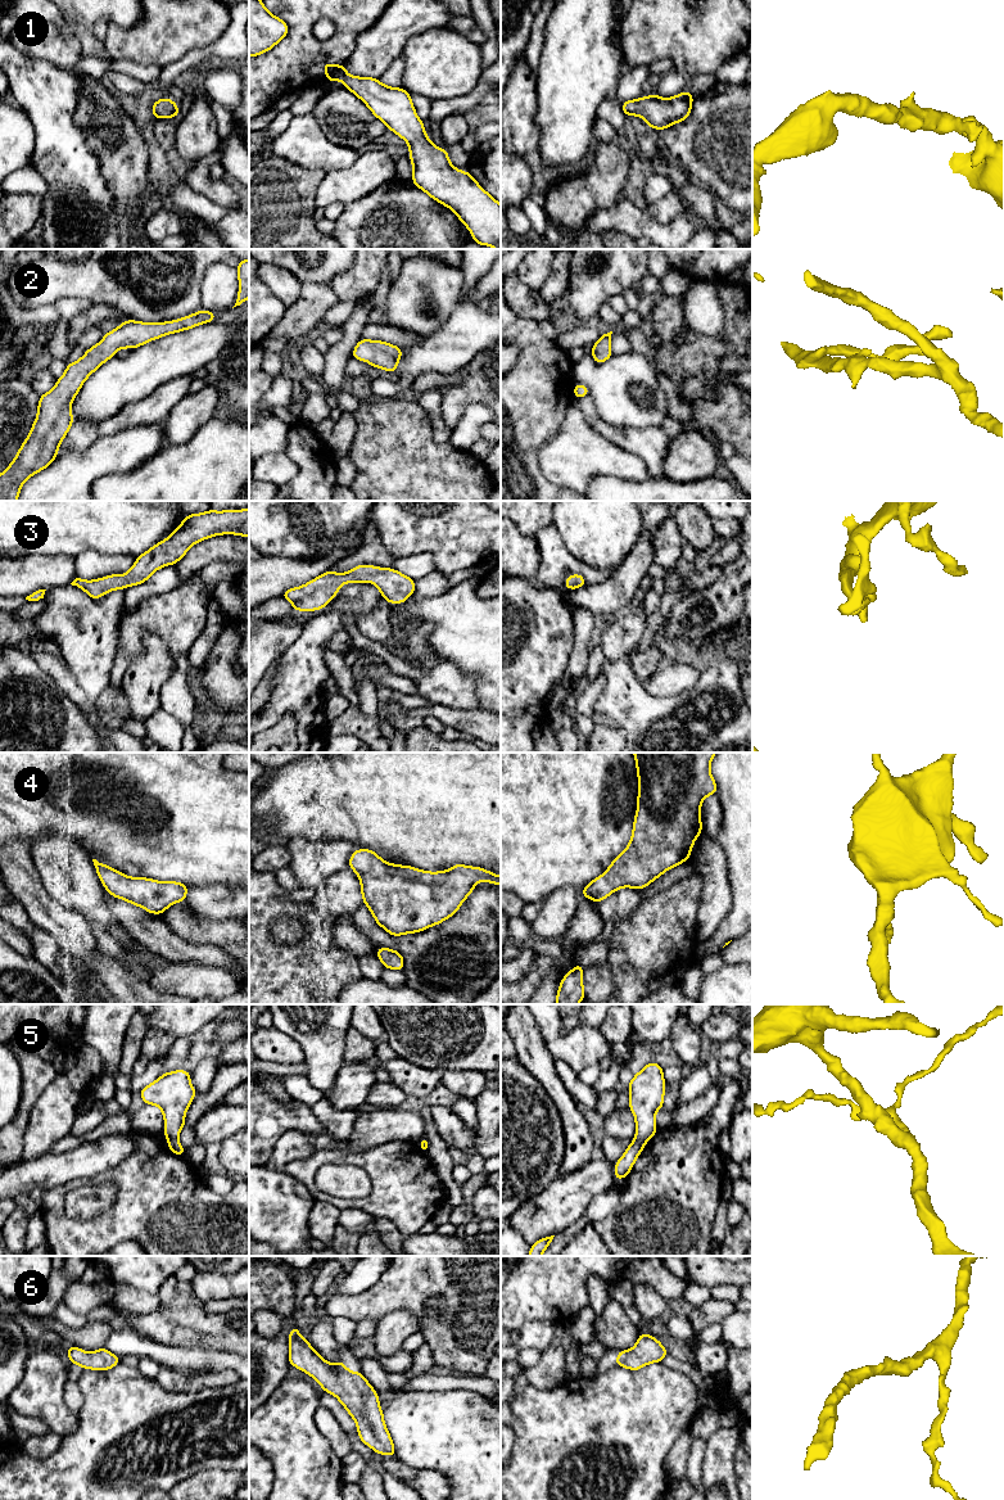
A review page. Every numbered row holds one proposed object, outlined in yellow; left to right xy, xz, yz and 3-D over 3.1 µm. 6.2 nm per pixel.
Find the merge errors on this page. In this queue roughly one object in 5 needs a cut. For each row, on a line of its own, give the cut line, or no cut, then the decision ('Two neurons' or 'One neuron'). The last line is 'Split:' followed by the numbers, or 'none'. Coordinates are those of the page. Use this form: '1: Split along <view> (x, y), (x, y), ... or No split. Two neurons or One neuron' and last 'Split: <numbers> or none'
1: No split. One neuron
2: No split. One neuron
3: No split. One neuron
4: No split. One neuron
5: No split. One neuron
6: No split. One neuron
Split: none

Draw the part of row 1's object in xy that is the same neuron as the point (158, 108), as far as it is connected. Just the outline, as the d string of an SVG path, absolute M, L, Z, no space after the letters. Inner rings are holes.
M163 98L153 104L151 112L155 119L173 118L173 117L178 117L178 105L171 99Z

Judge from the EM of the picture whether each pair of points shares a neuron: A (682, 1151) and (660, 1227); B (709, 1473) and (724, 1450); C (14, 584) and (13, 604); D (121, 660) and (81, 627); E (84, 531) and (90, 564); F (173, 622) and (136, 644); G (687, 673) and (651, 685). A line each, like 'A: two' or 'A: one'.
A: one
B: one
C: two
D: two
E: two
F: one
G: one

